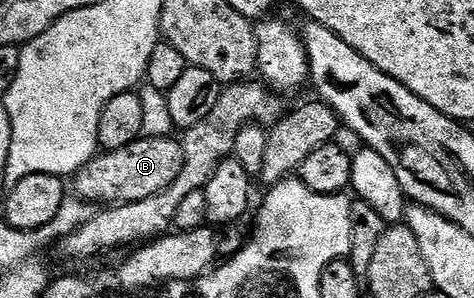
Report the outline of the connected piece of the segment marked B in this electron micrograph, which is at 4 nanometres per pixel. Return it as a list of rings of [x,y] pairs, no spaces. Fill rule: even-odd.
[[[173,135],[142,136],[127,148],[111,152],[103,151],[88,161],[73,177],[72,192],[77,199],[95,206],[131,204],[144,198],[152,198],[152,194],[160,194],[160,190],[168,190],[168,186],[172,186],[172,182],[180,178],[180,170],[184,170],[181,139]]]

